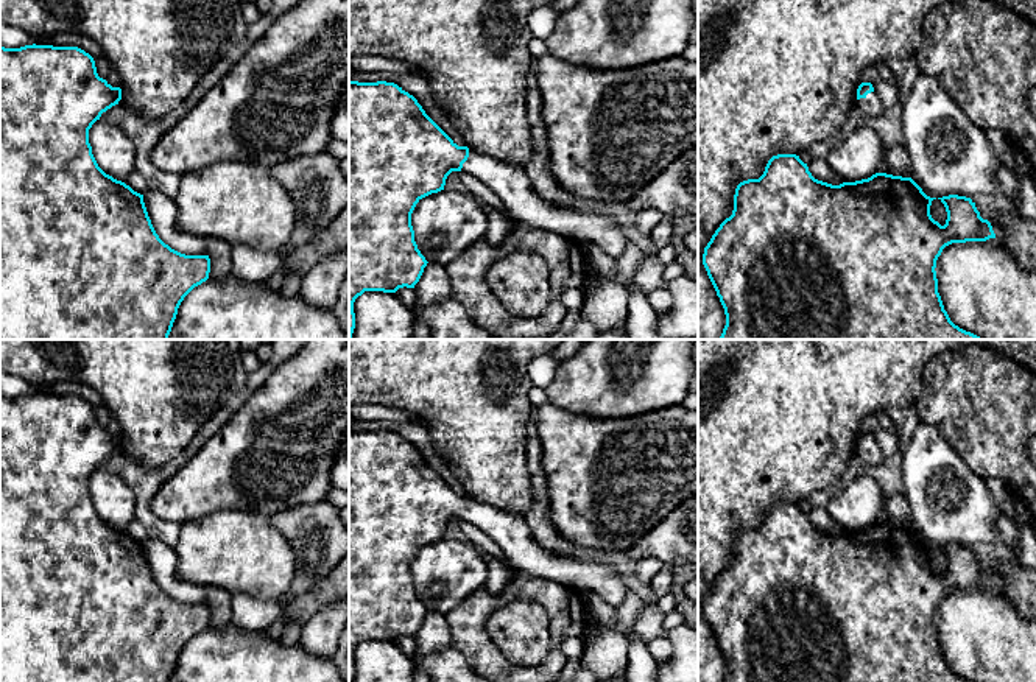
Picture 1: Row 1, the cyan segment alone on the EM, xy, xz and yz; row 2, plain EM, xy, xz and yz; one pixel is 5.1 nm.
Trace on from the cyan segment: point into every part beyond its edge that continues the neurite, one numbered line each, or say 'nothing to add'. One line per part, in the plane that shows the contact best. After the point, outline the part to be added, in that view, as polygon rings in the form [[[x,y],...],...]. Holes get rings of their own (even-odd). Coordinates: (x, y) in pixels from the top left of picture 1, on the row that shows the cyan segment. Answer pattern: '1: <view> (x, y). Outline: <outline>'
1: xz (510, 182). Outline: [[[469,149],[461,171],[486,184],[499,196],[509,218],[519,224],[597,244],[614,258],[626,249],[628,238],[611,216],[572,210],[544,201],[522,167],[503,163]]]

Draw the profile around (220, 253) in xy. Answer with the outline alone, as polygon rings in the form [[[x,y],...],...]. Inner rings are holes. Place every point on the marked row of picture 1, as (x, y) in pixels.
[[[203,238],[210,258],[210,279],[226,279],[232,271],[232,246],[220,238]]]

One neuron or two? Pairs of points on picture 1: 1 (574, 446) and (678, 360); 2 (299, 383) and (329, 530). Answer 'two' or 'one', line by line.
1: two
2: two

